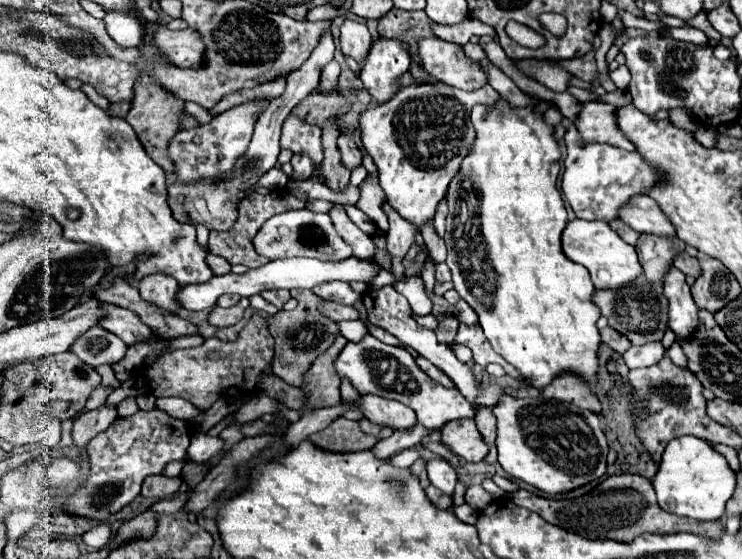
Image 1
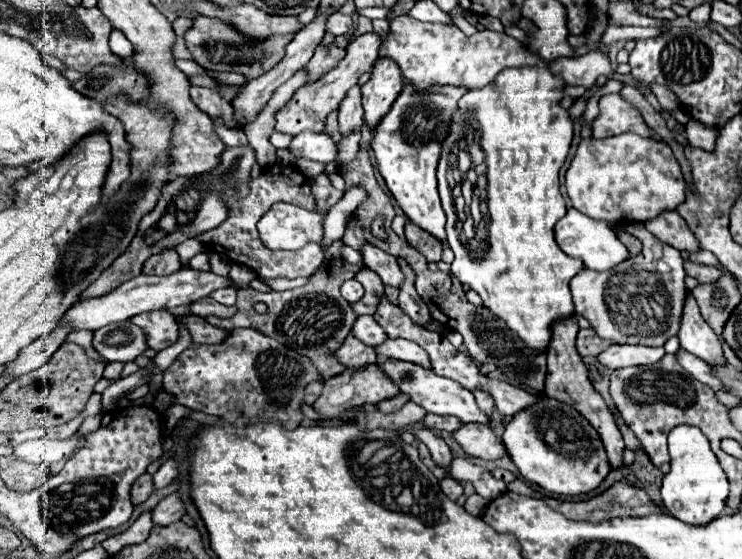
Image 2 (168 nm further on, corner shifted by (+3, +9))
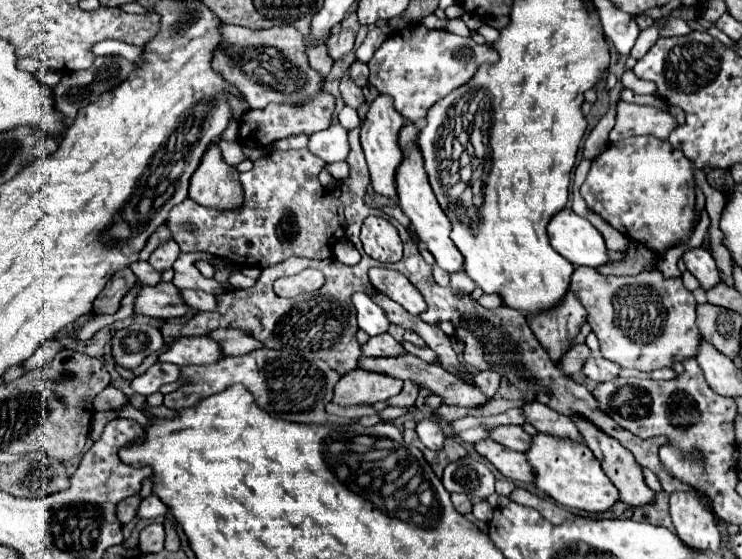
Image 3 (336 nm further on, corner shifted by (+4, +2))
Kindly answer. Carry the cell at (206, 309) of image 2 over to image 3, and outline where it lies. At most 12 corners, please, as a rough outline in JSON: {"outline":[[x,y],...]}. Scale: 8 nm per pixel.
{"outline":[[174,283],[138,293],[134,311],[148,317],[184,317],[190,307]]}

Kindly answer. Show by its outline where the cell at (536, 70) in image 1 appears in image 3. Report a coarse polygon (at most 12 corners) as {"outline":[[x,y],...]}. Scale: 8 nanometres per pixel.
{"outline":[[410,25],[376,49],[370,83],[416,123],[500,57]]}

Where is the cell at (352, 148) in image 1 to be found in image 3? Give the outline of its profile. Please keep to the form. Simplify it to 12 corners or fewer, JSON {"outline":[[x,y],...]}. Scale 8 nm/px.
{"outline":[[348,75],[340,81],[340,93],[348,107],[360,109],[364,95]]}

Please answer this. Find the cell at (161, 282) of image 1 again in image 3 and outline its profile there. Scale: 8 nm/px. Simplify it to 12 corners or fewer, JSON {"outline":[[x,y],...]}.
{"outline":[[176,241],[162,243],[148,259],[158,271],[170,269],[180,255]]}

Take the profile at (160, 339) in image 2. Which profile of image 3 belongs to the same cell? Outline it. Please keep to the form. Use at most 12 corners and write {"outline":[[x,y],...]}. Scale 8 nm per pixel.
{"outline":[[176,337],[160,361],[208,365],[222,351],[210,337]]}

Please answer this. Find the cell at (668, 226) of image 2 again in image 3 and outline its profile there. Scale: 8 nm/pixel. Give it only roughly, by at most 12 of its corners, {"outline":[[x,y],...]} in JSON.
{"outline":[[706,249],[684,251],[686,269],[710,289],[720,281]]}

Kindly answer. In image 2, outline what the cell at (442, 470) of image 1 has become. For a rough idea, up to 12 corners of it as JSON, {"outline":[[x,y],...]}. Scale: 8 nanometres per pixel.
{"outline":[[417,428],[415,438],[429,448],[445,470],[453,460],[449,446],[431,428]]}

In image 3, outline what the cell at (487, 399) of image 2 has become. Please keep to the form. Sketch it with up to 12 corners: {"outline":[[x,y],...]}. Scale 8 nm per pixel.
{"outline":[[480,371],[476,385],[488,399],[496,393],[500,375],[496,371]]}

